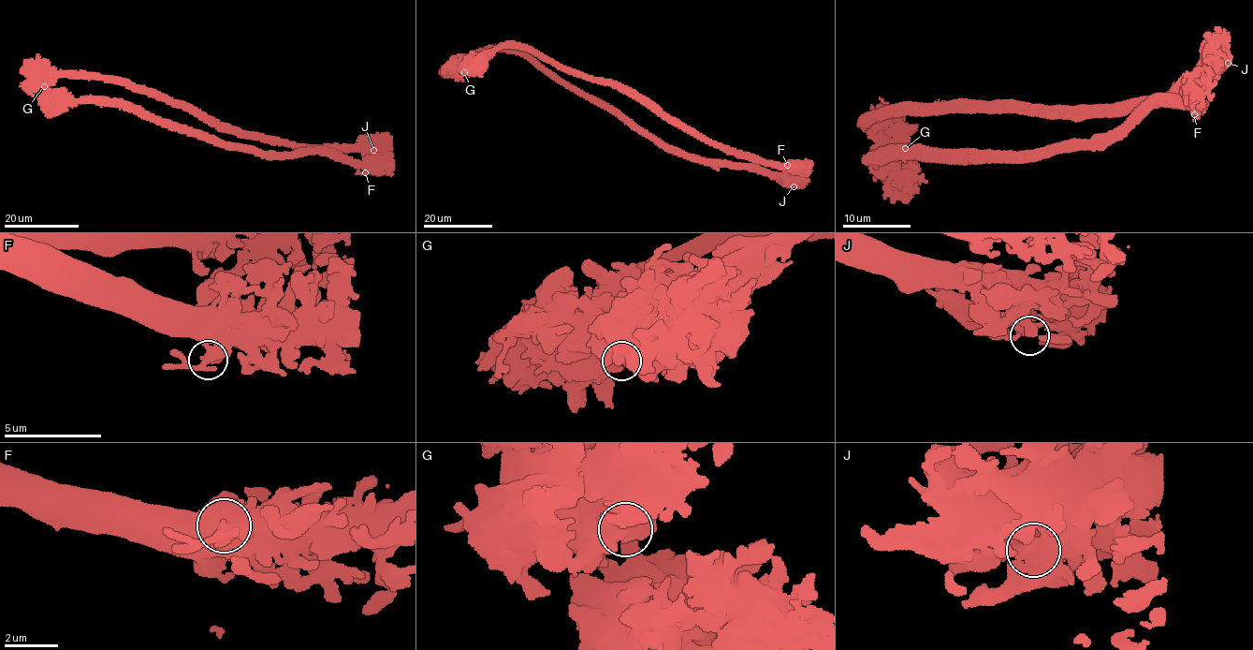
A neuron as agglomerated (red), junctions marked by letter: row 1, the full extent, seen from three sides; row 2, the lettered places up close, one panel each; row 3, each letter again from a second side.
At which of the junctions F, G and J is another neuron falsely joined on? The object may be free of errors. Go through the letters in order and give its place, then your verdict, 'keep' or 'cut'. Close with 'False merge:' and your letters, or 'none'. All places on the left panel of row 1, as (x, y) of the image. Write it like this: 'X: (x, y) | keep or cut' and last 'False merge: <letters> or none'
F: (365, 172) | keep
G: (44, 86) | cut
J: (373, 150) | keep
False merge: G

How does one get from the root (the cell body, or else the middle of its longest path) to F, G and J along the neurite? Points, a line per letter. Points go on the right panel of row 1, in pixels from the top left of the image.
F: (896, 158), (873, 165), (915, 148), (962, 160), (1078, 143), (1113, 134), (1163, 98), (1194, 114)
G: (896, 158), (901, 164), (903, 162), (906, 148)
J: (896, 158), (865, 126), (886, 110), (955, 100), (1055, 109), (1146, 102), (1179, 81), (1228, 63)

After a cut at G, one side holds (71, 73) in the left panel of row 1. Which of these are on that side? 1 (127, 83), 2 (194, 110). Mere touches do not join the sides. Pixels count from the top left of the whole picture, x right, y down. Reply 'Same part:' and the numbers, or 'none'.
Same part: 1, 2

